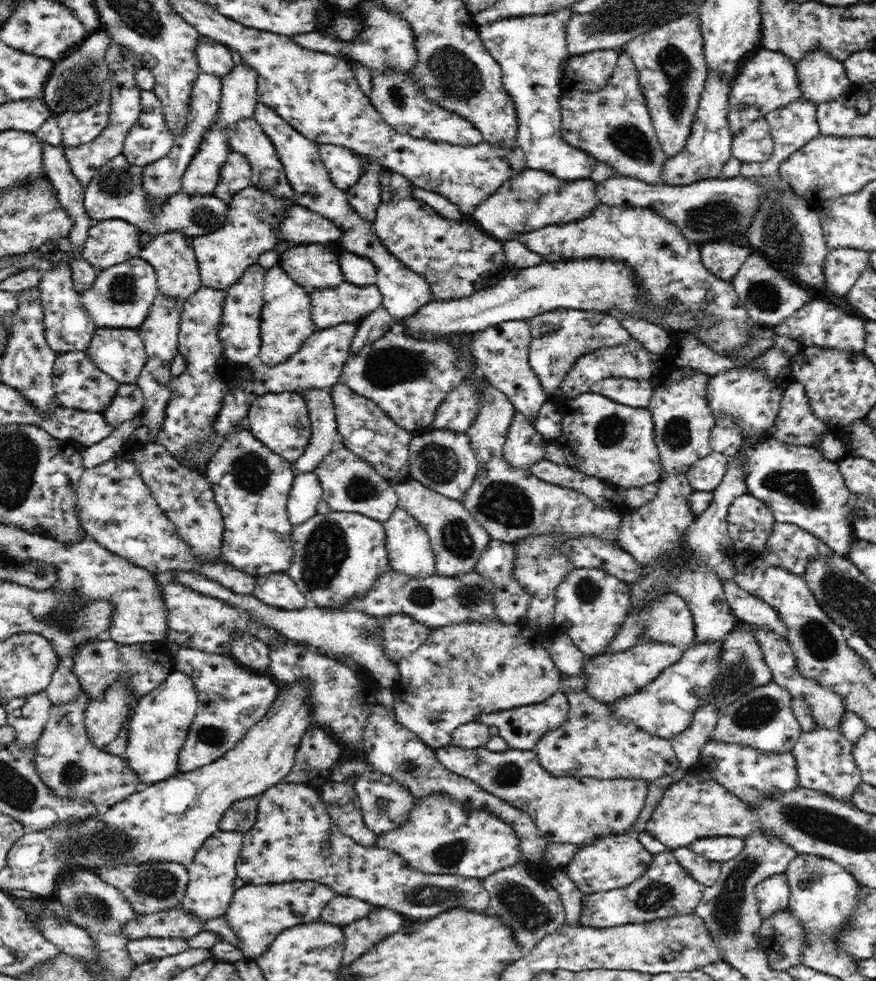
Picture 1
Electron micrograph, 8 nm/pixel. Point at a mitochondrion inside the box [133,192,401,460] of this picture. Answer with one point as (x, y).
(201, 217)

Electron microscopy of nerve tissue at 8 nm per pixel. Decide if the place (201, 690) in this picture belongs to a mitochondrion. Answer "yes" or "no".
no

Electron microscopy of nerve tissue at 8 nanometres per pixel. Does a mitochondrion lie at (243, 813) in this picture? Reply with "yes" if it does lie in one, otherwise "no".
yes

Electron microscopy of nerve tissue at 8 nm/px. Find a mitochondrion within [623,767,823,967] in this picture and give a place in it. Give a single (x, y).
(728, 910)

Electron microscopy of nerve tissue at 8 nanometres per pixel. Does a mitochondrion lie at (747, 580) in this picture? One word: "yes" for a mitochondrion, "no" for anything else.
no

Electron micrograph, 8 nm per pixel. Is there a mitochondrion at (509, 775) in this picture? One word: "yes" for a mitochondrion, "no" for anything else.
yes

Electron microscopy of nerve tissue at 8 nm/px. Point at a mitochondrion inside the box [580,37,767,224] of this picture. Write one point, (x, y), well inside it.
(675, 67)

